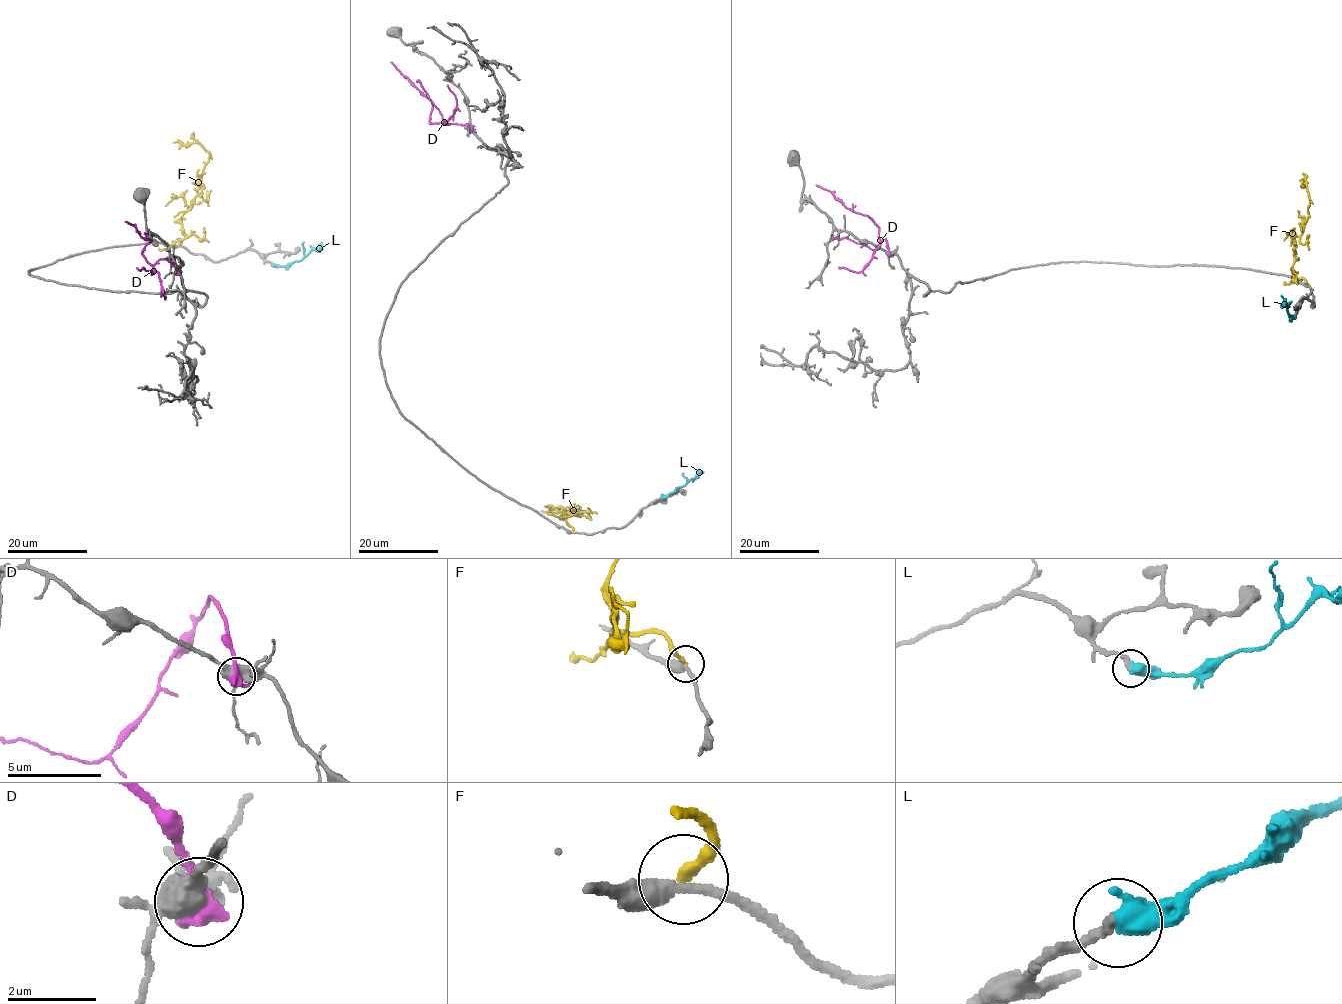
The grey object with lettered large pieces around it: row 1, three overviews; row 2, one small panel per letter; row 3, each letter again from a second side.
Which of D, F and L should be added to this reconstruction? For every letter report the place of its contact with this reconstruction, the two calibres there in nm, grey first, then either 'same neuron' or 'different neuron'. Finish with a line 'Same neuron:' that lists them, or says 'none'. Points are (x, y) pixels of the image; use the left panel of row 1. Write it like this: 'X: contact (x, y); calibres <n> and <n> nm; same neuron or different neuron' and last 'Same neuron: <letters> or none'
D: contact (178, 273); calibres 500 and 480 nm; different neuron
F: contact (178, 245); calibres 280 and 240 nm; different neuron
L: contact (272, 265); calibres 240 and 600 nm; same neuron
Same neuron: L

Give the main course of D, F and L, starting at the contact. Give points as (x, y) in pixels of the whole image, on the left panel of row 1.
D: (178, 273), (177, 268), (165, 259), (150, 264), (142, 251), (152, 241), (143, 238), (132, 225), (125, 221)
F: (179, 245), (181, 241), (176, 240), (185, 237), (182, 214), (201, 195), (209, 153), (196, 142), (173, 142)
L: (272, 265), (285, 266), (300, 261), (321, 241)

